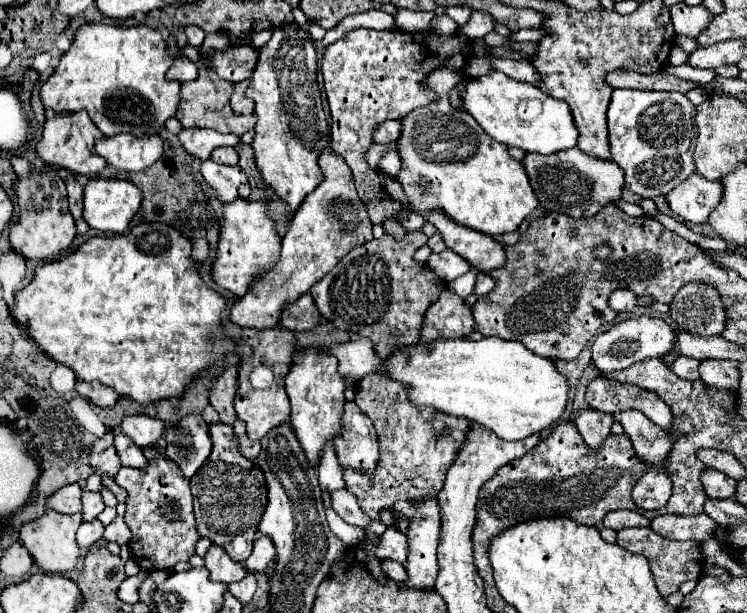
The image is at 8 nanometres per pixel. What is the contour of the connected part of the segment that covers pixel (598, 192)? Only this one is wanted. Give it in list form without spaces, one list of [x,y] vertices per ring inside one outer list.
[[[570,148],[556,152],[552,156],[526,154],[522,160],[534,194],[546,212],[558,212],[572,218],[590,218],[598,214],[610,202],[622,198],[624,170],[612,160],[598,160],[580,152],[580,148]]]

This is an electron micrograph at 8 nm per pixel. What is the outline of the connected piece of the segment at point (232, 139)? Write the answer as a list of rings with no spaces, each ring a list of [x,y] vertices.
[[[184,128],[180,134],[178,134],[182,146],[186,148],[186,152],[198,156],[200,160],[206,160],[210,158],[212,150],[214,148],[220,148],[220,146],[234,146],[236,142],[240,142],[238,136],[232,136],[232,134],[220,134],[218,130],[212,130],[212,128]]]

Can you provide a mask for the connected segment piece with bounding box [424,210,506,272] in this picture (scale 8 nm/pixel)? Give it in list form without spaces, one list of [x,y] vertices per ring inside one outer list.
[[[442,210],[426,212],[424,220],[434,224],[446,246],[456,254],[460,254],[462,258],[466,258],[474,268],[482,272],[490,272],[492,268],[504,264],[506,260],[504,248],[492,236],[484,232],[476,232],[454,220],[448,220],[448,216]]]

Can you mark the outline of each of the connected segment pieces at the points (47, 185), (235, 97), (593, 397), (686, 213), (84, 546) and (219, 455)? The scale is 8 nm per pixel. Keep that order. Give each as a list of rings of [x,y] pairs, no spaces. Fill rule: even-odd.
[[[48,166],[32,168],[32,174],[26,178],[20,178],[16,188],[18,194],[18,206],[20,206],[20,218],[16,224],[10,226],[10,242],[16,254],[30,258],[30,260],[40,260],[40,262],[50,262],[60,258],[64,252],[70,250],[74,238],[76,238],[76,224],[72,214],[68,212],[68,198],[66,198],[66,186],[64,180],[46,176],[44,172]]]
[[[248,80],[236,84],[234,94],[232,94],[232,98],[230,98],[230,106],[232,106],[232,110],[238,112],[238,114],[252,114],[252,112],[254,112],[254,102],[246,96],[246,88],[248,88]]]
[[[596,378],[586,386],[586,402],[588,406],[596,410],[606,410],[606,412],[620,412],[628,408],[636,408],[644,414],[648,414],[658,426],[670,430],[674,416],[670,406],[660,400],[654,392],[644,390],[634,384],[622,384],[622,382],[612,382],[606,378]]]
[[[694,172],[684,184],[676,186],[666,196],[666,200],[672,212],[680,218],[694,224],[704,224],[712,208],[720,204],[720,196],[724,196],[724,186],[720,180],[706,180],[704,176]]]
[[[100,520],[84,522],[84,524],[78,528],[78,534],[76,534],[82,554],[88,552],[88,548],[90,548],[98,538],[102,538],[102,534],[104,534],[104,524],[102,524]]]
[[[216,422],[210,424],[212,452],[192,476],[190,486],[194,494],[196,524],[204,538],[210,538],[216,546],[222,546],[236,562],[244,562],[252,552],[252,540],[268,506],[268,488],[262,468],[256,462],[244,458],[238,450],[238,438],[232,426]]]

